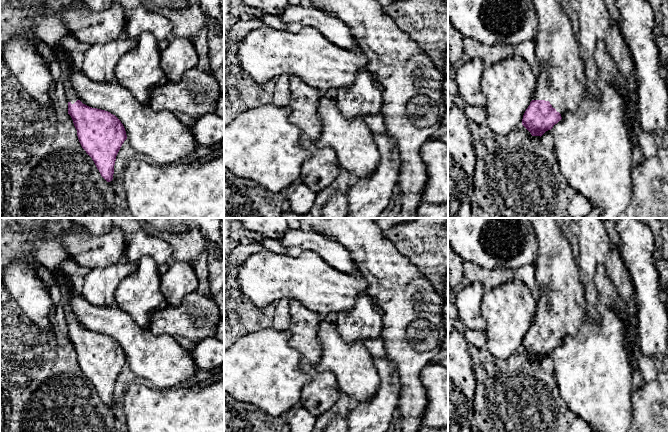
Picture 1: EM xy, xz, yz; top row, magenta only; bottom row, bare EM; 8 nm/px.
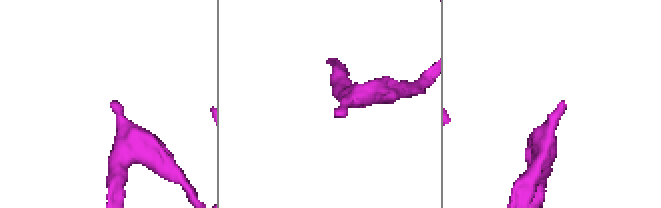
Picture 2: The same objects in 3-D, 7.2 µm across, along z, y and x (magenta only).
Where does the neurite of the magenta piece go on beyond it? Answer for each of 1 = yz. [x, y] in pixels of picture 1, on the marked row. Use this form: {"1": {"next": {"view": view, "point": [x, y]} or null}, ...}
{"1": {"next": {"view": "yz", "point": [561, 81]}}}

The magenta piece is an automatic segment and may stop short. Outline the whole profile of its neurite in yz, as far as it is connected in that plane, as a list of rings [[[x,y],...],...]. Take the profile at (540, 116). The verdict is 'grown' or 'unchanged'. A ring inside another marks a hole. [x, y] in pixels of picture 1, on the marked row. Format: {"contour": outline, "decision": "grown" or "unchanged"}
{"contour": [[[532,0],[532,4],[538,21],[535,57],[539,75],[522,125],[532,136],[541,137],[566,111],[577,111],[588,85],[578,40],[558,0]]], "decision": "grown"}

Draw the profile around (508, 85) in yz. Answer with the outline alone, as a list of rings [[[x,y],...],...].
[[[513,54],[485,67],[480,79],[485,96],[485,126],[506,136],[522,125],[523,115],[532,101],[537,77],[529,63]]]

